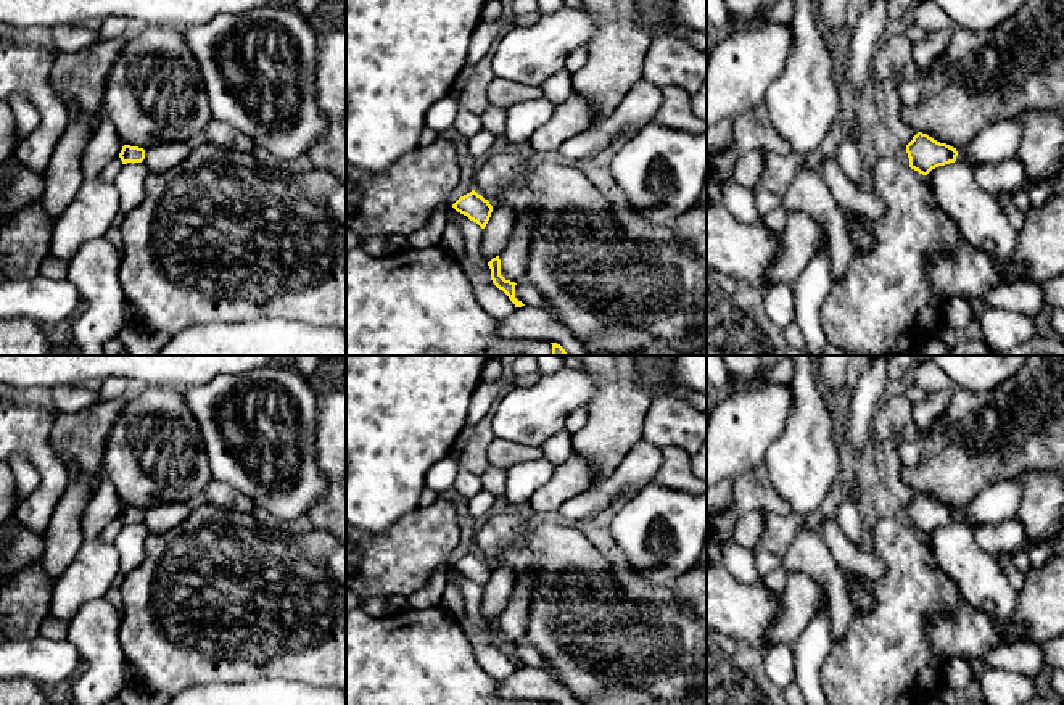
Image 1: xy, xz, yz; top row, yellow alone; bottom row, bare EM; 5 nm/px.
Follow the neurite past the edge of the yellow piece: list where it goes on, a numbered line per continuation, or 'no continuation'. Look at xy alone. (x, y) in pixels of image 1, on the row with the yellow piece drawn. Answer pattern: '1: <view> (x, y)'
no continuation

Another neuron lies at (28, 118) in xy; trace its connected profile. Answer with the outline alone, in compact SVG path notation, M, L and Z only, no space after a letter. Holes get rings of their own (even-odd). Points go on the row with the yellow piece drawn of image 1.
M21 92L13 93L8 103L13 111L16 142L19 145L29 134L32 134L40 126L42 114L34 106L31 98Z

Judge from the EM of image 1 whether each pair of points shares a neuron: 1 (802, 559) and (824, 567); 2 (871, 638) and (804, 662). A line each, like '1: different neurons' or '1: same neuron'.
1: same neuron
2: different neurons

